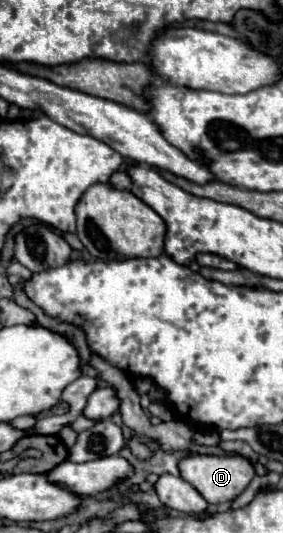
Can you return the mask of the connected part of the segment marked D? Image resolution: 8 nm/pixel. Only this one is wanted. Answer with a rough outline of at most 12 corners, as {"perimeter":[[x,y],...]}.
{"perimeter":[[190,453],[180,475],[208,503],[234,501],[252,481],[242,455]]}

